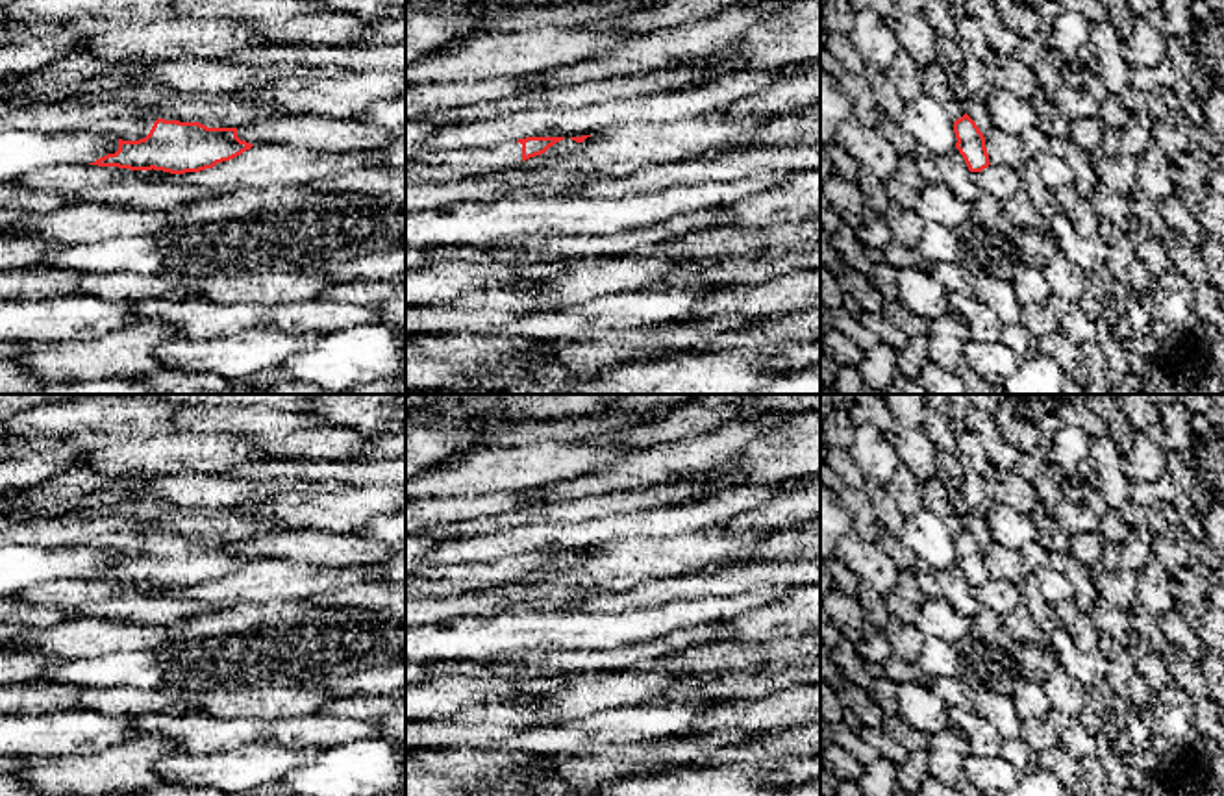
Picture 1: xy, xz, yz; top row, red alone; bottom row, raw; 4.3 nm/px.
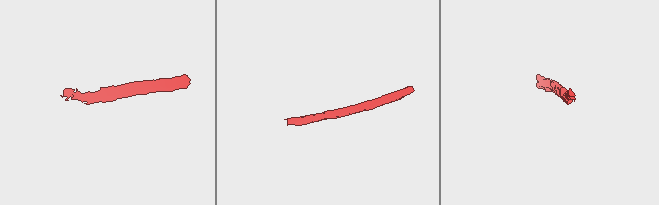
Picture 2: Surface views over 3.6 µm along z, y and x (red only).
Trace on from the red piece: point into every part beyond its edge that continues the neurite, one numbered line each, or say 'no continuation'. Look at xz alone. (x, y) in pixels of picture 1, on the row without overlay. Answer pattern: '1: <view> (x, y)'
1: xz (445, 580)

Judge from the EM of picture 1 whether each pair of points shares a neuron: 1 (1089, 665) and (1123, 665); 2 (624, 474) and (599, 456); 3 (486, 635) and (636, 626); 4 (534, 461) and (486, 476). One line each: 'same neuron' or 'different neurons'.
1: different neurons
2: different neurons
3: same neuron
4: same neuron

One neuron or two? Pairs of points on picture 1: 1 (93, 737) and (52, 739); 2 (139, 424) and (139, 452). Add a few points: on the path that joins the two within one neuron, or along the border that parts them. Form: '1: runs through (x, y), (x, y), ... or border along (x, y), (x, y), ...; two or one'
1: runs through (84, 737), (62, 737); one
2: border along (174, 432), (145, 439), (119, 439), (97, 450); two

